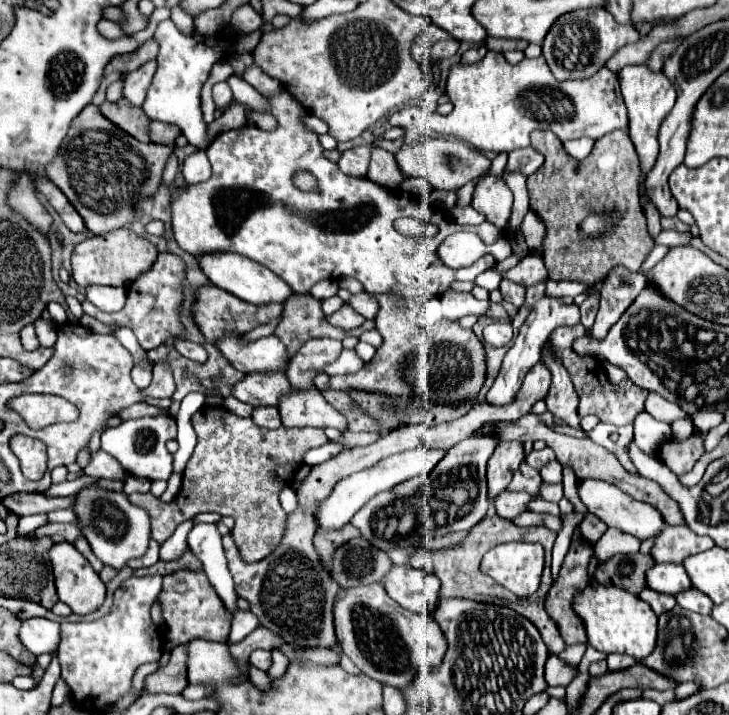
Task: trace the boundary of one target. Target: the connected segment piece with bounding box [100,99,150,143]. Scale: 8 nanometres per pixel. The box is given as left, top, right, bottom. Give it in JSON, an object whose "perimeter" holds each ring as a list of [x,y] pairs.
{"perimeter":[[[120,99],[116,103],[106,101],[100,107],[102,115],[108,117],[114,125],[118,125],[120,129],[124,129],[126,133],[130,133],[132,137],[136,137],[138,141],[150,141],[150,119],[146,117],[146,113],[142,113],[140,107],[130,105],[126,99]]]}

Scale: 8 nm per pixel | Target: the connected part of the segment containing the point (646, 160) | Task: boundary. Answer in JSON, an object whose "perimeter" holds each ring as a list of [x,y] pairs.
{"perimeter":[[[636,65],[636,67],[624,67],[620,73],[620,87],[622,87],[622,95],[624,95],[624,103],[628,107],[628,131],[630,131],[630,139],[636,147],[636,153],[640,157],[640,183],[646,181],[646,173],[654,167],[654,161],[658,157],[658,129],[662,125],[662,121],[666,119],[666,115],[670,113],[670,109],[674,107],[676,101],[676,89],[672,87],[670,81],[666,81],[664,73],[652,73],[648,67],[644,65]]]}

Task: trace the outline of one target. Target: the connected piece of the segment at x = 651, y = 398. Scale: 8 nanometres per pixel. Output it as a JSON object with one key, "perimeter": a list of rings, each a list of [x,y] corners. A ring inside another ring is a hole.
{"perimeter":[[[648,393],[648,399],[646,399],[646,411],[658,419],[658,421],[664,421],[664,423],[674,423],[678,419],[684,419],[687,413],[684,412],[678,405],[662,399],[658,393]]]}

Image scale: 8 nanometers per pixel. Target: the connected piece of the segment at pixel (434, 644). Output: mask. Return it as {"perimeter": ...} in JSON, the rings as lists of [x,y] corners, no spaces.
{"perimeter":[[[370,583],[370,585],[344,589],[344,593],[338,597],[336,607],[334,607],[334,627],[336,627],[338,643],[342,651],[352,659],[352,663],[368,677],[396,689],[406,689],[406,685],[414,681],[414,677],[418,675],[422,667],[438,667],[442,663],[442,657],[446,655],[446,637],[440,625],[426,613],[416,615],[402,609],[386,593],[382,583]]]}

